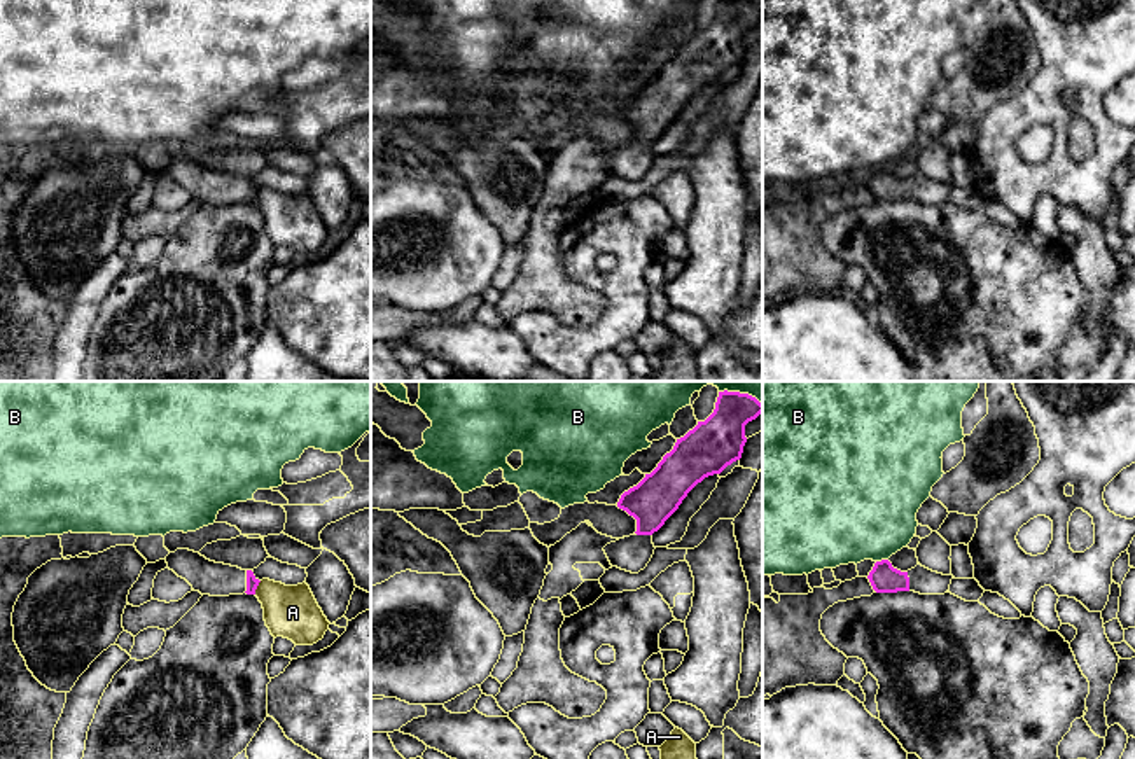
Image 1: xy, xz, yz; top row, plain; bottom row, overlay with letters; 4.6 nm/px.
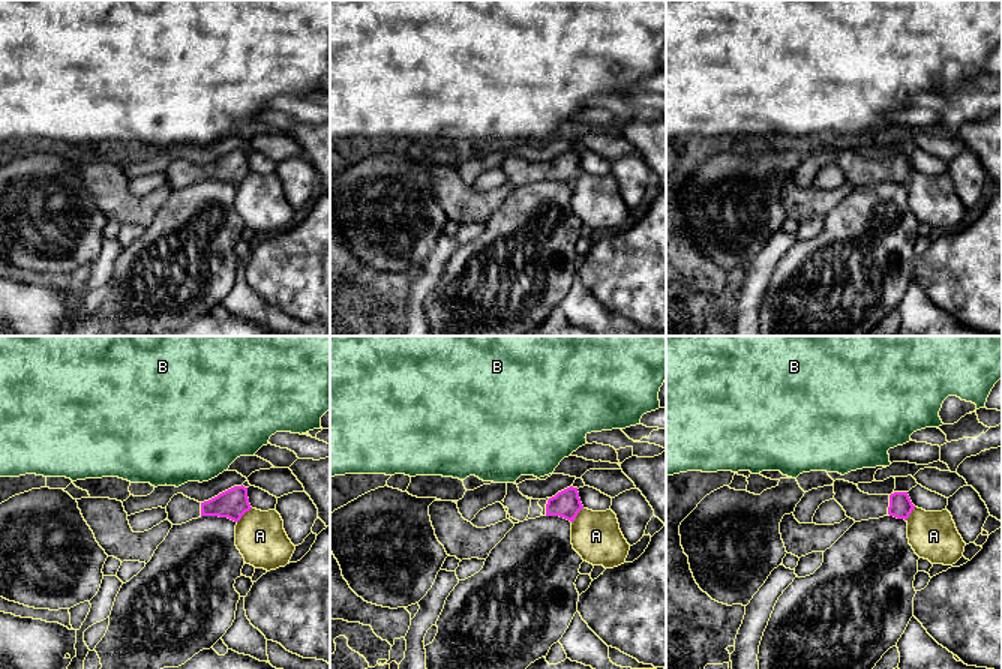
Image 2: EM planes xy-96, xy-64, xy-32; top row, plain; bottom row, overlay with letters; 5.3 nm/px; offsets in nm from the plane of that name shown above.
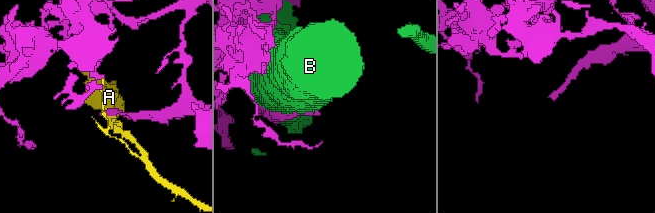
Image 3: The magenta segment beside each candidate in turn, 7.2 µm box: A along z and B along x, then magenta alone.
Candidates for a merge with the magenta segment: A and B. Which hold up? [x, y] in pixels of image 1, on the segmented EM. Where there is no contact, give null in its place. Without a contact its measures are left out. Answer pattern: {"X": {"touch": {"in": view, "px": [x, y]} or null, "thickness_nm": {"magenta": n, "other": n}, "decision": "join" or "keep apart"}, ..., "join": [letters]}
{"A": {"touch": {"in": "xy", "px": [256, 588]}, "thickness_nm": {"magenta": 60, "other": 240}, "decision": "keep apart"}, "B": {"touch": {"in": "yz", "px": [882, 560]}, "thickness_nm": {"magenta": 140, "other": 460}, "decision": "keep apart"}, "join": []}

